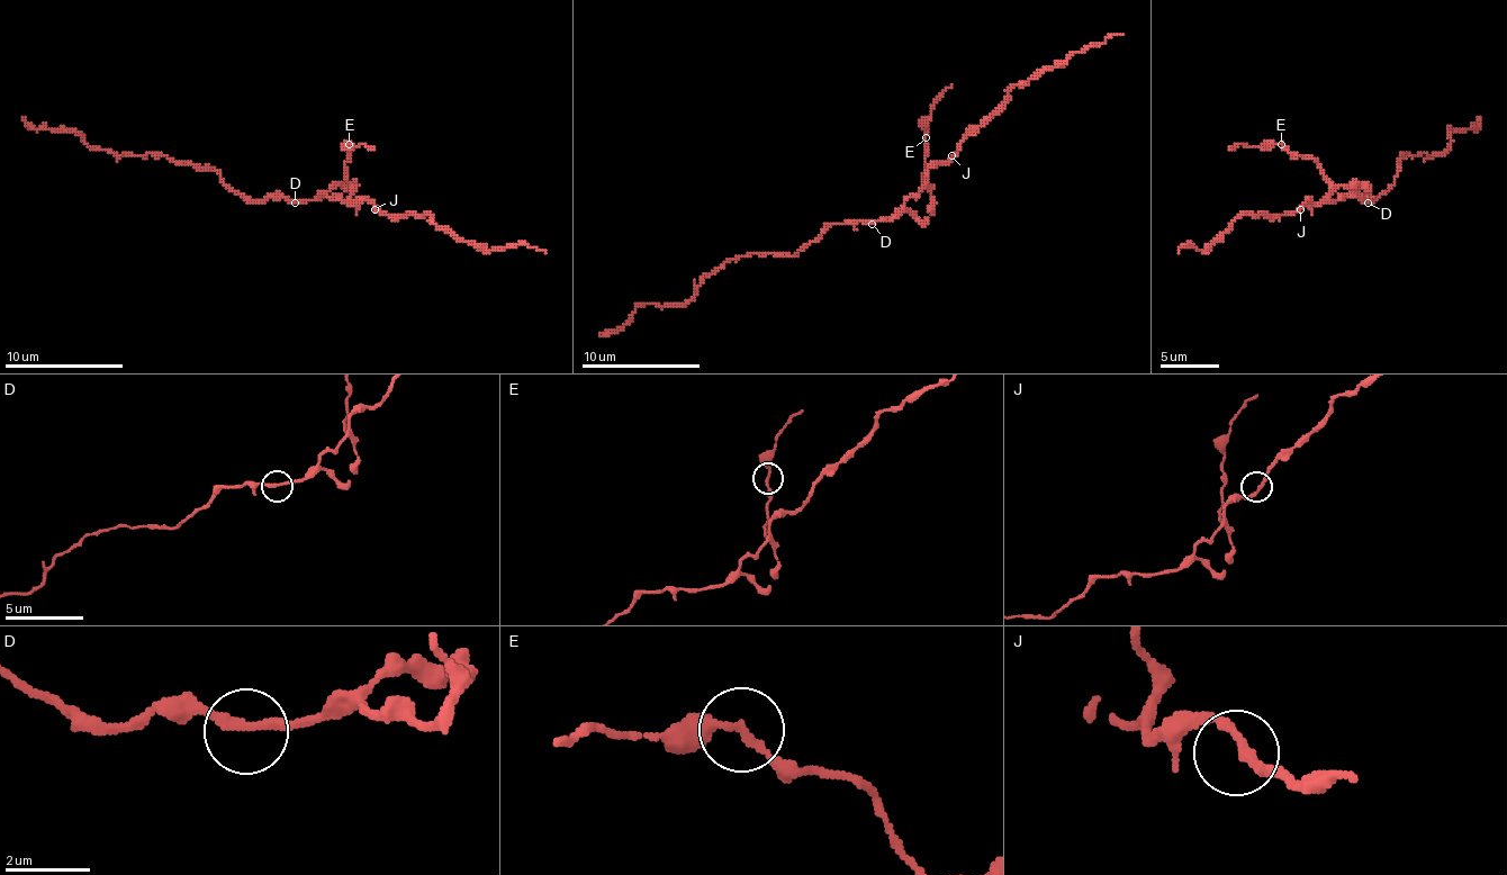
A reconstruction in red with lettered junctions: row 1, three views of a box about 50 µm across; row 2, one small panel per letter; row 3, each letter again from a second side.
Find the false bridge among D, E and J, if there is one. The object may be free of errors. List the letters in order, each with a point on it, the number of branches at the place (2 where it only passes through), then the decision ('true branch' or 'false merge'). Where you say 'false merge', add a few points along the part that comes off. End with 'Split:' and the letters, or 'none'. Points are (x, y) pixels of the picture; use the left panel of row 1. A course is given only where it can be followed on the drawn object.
D: (295, 203) | 2 | true branch
E: (349, 144) | 2 | false merge | (348, 144), (353, 146), (366, 144), (375, 150)
J: (375, 209) | 2 | true branch
Split: E

